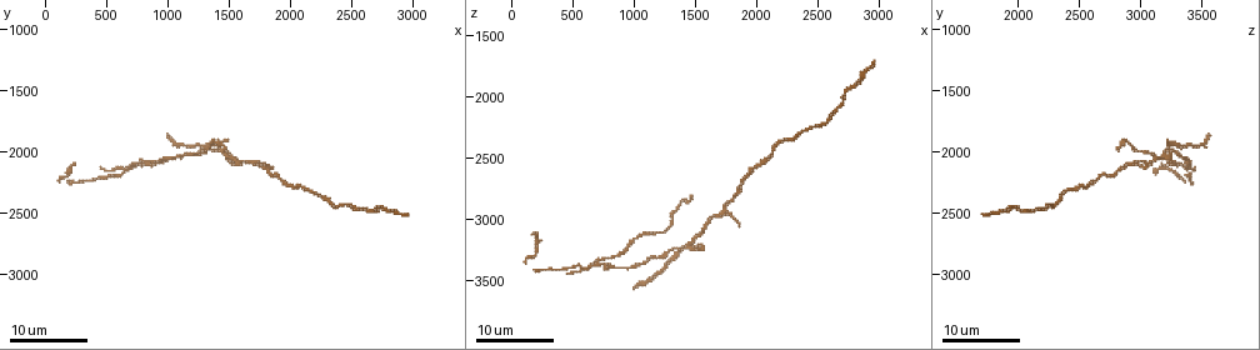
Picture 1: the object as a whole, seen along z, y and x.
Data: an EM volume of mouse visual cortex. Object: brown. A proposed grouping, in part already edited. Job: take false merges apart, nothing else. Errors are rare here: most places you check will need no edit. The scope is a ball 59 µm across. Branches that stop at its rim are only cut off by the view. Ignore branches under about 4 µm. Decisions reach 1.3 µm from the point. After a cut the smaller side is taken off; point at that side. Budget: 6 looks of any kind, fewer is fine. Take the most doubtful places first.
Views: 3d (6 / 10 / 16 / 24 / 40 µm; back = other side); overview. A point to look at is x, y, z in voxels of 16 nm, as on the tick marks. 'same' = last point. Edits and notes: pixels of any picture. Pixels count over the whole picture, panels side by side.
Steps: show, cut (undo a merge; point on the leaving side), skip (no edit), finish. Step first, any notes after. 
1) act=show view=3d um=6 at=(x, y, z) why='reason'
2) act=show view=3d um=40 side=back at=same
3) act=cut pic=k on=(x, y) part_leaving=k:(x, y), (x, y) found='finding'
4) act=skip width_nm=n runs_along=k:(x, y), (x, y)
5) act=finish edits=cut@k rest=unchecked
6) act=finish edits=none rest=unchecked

act=show view=3d um=16 at=(1440, 1960, 3240) why='looks like a crossing'

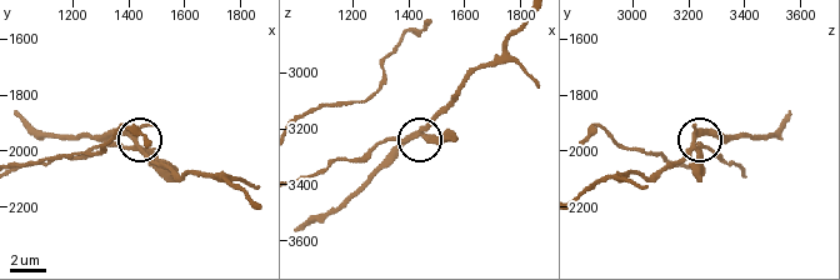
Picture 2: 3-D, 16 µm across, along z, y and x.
act=show view=3d um=10 at=(1410, 1950, 3220) why='closer look'

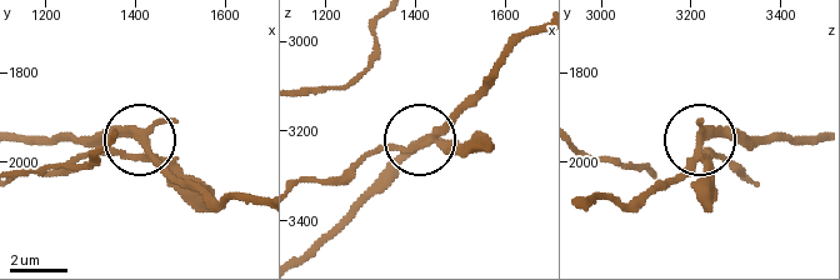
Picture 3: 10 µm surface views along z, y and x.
act=cut pic=3 on=(106, 150) width_nm=280 found='two neurons meet here'

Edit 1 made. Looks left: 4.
act=show view=3d um=24 at=(1740, 2120, 2900) why='sudden change in width'

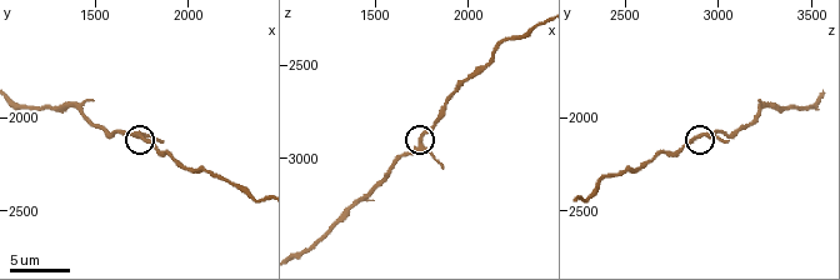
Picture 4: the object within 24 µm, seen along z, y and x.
act=show view=3d um=6 at=(1760, 2080, 2880)

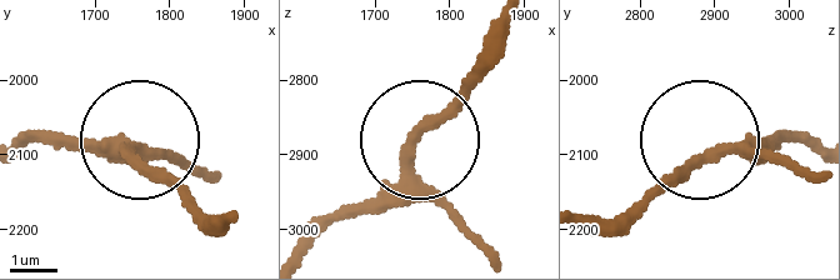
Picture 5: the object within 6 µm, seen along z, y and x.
act=skip runs_along=5:(303, 250), (490, 63) found='one neuron here'

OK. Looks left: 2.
act=show view=3d um=10 at=(2320, 2420, 2320)

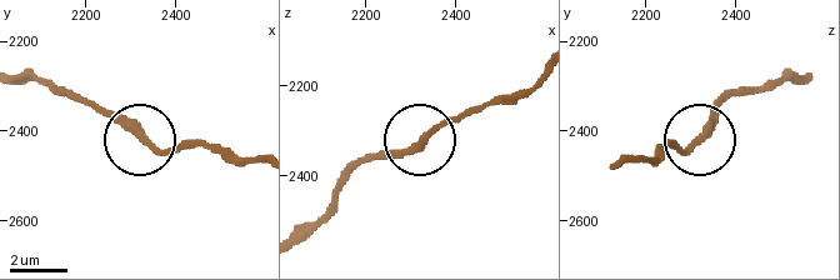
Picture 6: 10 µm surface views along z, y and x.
act=skip runs_along=6:(801, 75), (744, 88), (694, 145), (680, 149), (660, 143) found='one neuron here'

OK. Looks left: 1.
act=finish edits=cut@3 rest=unchecked

